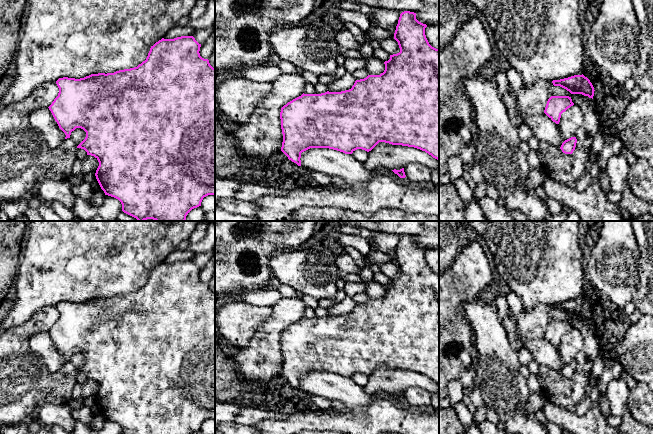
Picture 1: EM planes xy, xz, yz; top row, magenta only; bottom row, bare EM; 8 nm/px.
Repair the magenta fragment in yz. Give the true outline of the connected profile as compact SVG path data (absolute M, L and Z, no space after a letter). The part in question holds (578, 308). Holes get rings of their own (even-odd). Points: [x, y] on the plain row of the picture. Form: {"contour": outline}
{"contour": "M574 299L568 302L553 304L554 310L560 310L571 318L582 318L593 323L594 320L594 311L590 304L582 299Z"}

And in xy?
{"contour": "M181 260L174 263L162 262L151 270L145 285L137 291L119 294L114 297L91 298L75 303L63 301L56 305L58 320L48 331L59 352L70 362L71 356L81 352L86 356L85 363L77 370L84 373L87 379L94 380L99 390L96 403L105 419L118 423L122 434L192 434L201 430L204 421L215 419L215 292L208 283L200 280L199 268L193 260Z"}

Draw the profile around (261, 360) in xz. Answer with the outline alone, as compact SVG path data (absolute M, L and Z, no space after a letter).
M281 298L266 322L255 331L249 344L232 355L237 371L246 380L267 382L280 376L283 366L281 332L304 317L306 304L300 298Z

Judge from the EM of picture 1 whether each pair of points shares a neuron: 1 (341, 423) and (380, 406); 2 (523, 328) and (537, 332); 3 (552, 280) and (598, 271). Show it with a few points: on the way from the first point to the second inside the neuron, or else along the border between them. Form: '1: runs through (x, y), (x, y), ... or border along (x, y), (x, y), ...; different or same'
1: runs through (351, 421), (365, 421), (370, 416); same
2: runs through (526, 328), (534, 329); same
3: border along (584, 269), (586, 278); different

